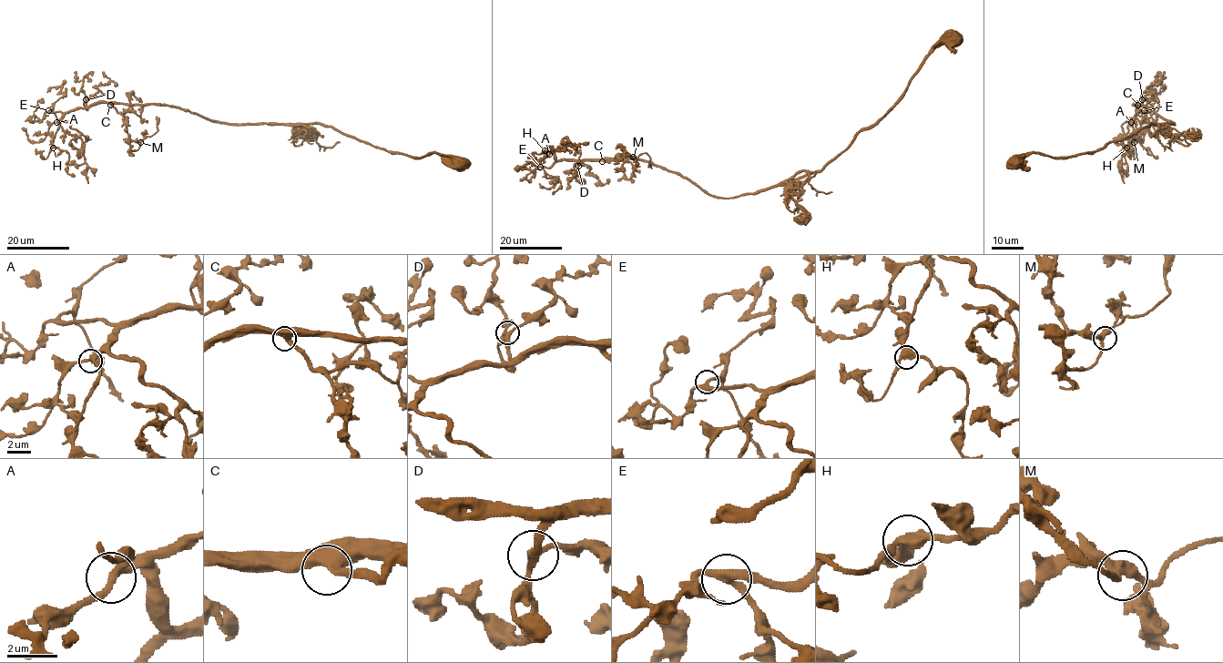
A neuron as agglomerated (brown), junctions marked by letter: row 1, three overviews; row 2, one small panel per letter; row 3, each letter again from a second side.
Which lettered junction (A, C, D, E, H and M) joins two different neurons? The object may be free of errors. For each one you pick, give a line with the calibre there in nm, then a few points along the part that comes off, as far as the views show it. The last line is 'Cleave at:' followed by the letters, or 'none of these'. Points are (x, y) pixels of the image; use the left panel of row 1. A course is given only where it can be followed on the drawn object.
Cleave at: none of these

